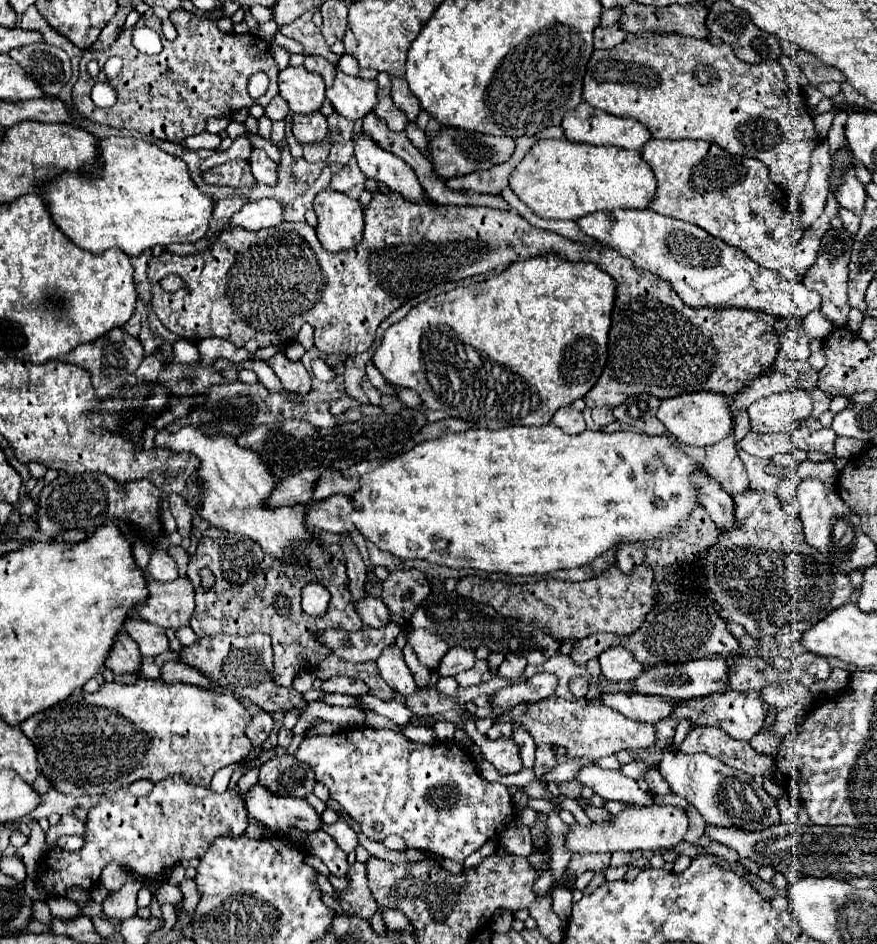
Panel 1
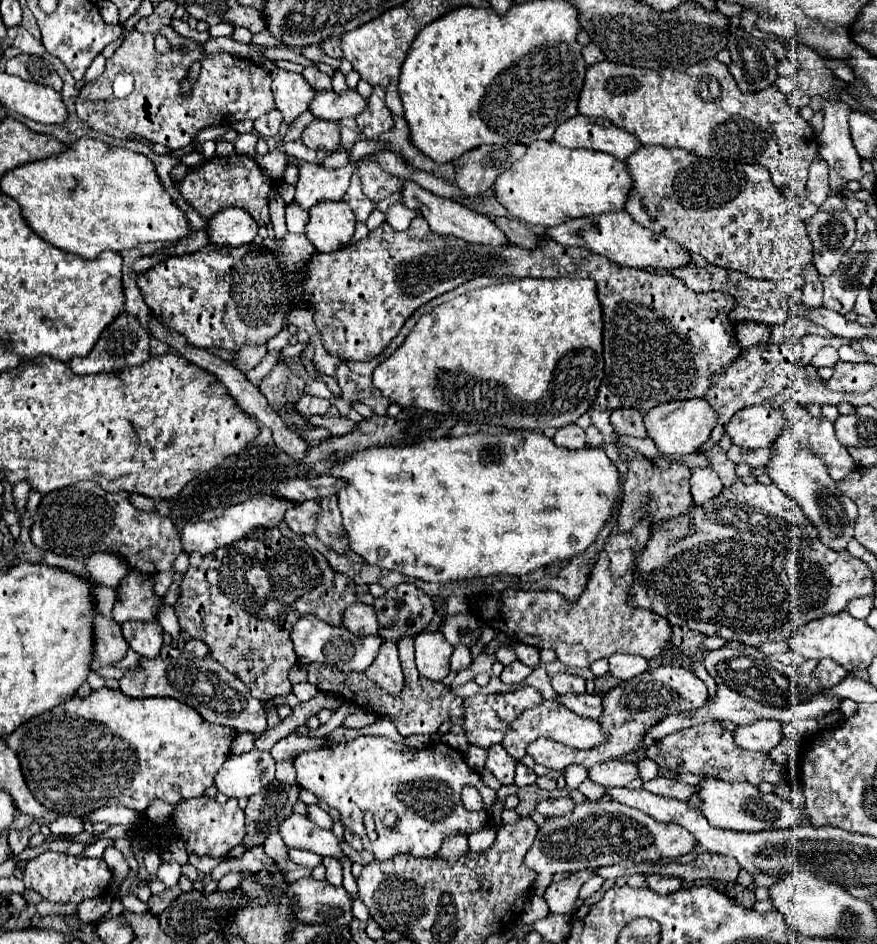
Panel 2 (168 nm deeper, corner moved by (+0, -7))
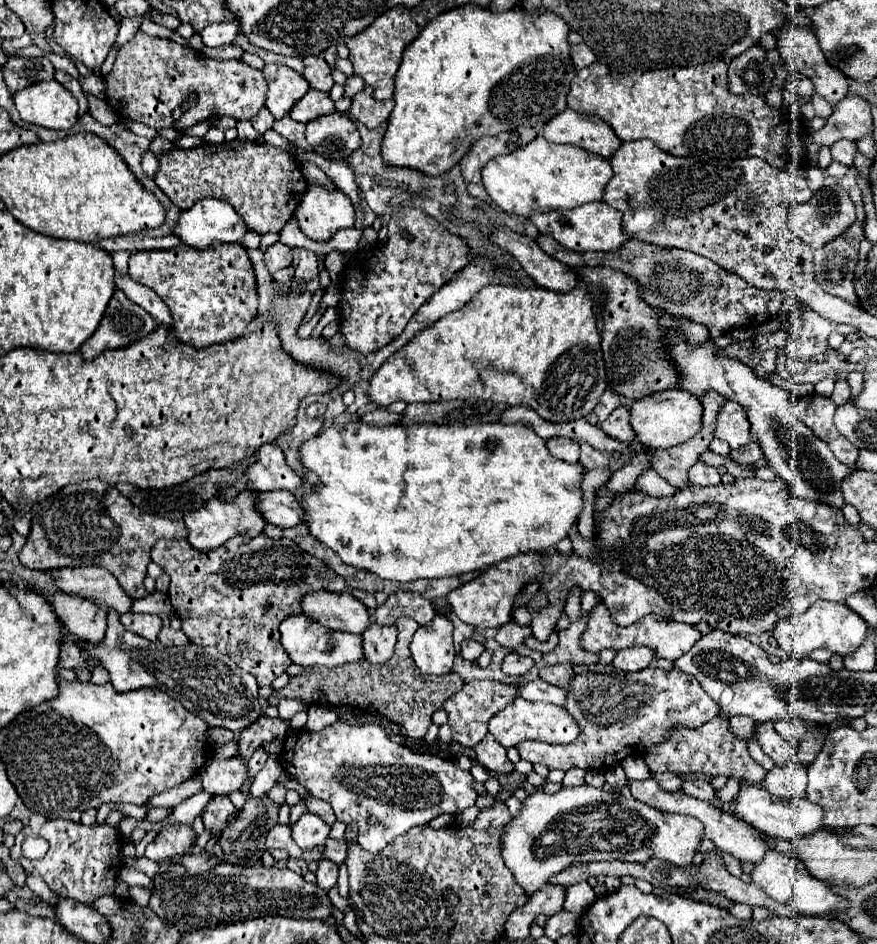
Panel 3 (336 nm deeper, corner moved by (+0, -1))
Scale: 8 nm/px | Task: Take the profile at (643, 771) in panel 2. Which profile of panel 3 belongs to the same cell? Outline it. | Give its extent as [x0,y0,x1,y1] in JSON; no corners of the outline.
[653,774,681,792]

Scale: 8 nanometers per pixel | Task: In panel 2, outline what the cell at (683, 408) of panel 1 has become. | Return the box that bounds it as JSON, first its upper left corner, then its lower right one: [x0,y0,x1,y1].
[643,398,717,456]

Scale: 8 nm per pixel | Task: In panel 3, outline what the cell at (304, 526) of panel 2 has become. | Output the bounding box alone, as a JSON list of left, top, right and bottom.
[257,490,301,528]

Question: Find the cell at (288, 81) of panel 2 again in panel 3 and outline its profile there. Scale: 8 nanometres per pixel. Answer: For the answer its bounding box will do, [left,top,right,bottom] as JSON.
[263,64,311,118]

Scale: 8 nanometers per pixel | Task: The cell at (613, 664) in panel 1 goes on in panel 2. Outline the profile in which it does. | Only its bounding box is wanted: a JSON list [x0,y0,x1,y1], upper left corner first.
[609,654,647,680]

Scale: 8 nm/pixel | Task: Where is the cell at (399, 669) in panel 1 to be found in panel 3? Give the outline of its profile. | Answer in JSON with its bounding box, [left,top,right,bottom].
[363,624,397,666]

